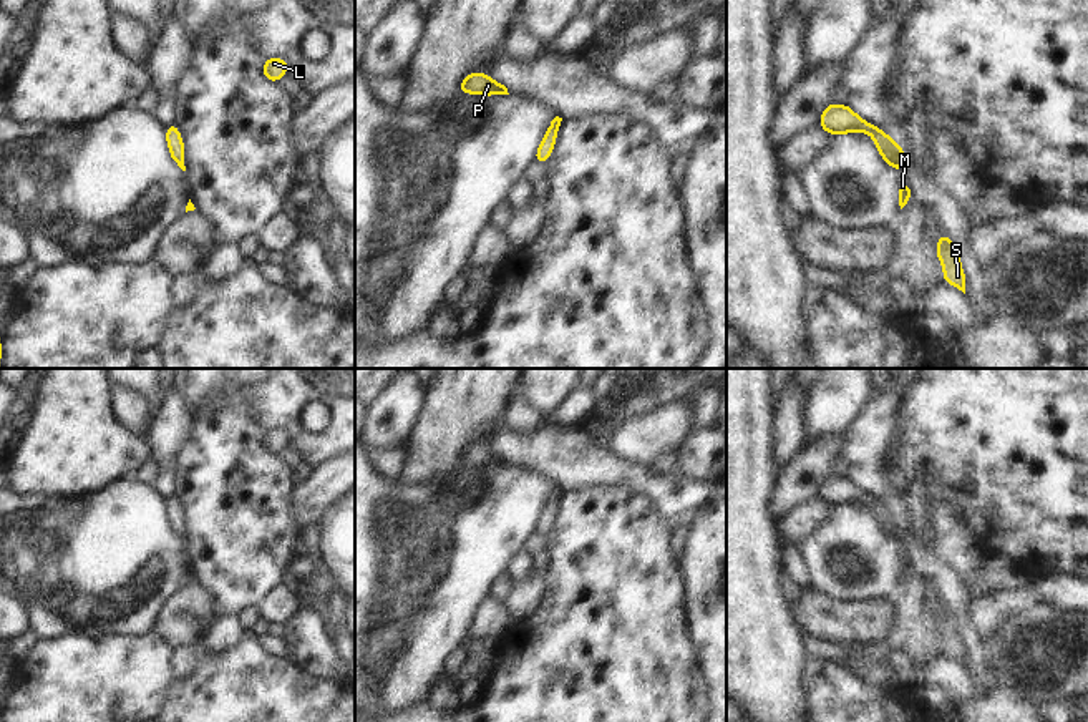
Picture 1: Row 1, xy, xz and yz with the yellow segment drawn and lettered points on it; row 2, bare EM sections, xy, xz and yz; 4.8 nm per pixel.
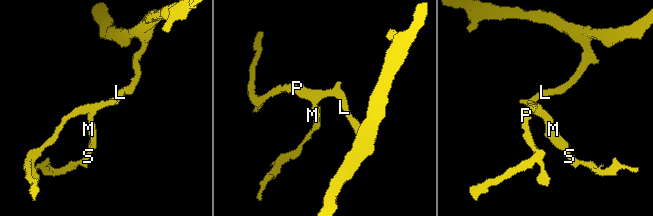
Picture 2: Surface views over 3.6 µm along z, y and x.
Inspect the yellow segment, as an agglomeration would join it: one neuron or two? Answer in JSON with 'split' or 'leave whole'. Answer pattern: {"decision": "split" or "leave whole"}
{"decision": "leave whole"}

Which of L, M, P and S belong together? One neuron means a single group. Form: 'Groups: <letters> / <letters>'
Groups: L M P S.

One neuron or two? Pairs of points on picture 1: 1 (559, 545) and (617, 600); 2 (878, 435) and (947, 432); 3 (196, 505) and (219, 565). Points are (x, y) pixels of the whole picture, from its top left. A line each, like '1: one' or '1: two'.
1: one
2: two
3: one

